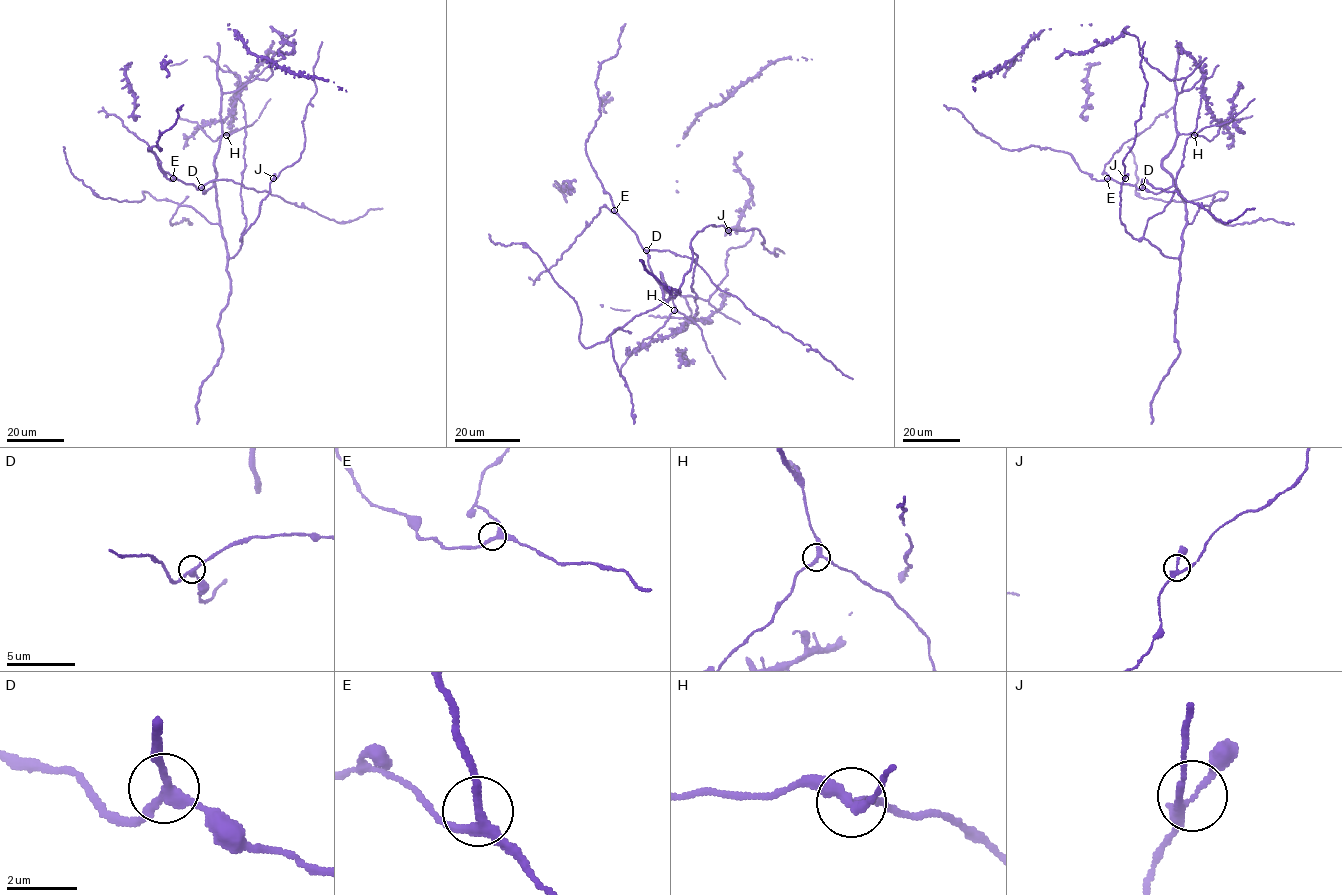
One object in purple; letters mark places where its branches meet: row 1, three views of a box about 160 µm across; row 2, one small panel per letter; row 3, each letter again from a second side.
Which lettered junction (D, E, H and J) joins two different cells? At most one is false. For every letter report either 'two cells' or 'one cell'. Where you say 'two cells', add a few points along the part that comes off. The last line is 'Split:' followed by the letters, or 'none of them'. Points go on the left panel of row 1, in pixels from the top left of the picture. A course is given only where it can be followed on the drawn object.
D: one cell
E: one cell
H: one cell
J: one cell
Split: none of them

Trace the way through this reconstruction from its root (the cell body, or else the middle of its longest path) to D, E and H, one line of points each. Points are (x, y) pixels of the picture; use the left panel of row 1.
D: (219, 149), (214, 161), (214, 184), (205, 193), (201, 187)
E: (219, 149), (214, 161), (214, 184), (205, 193), (202, 188), (173, 178)
H: (219, 149), (220, 137), (226, 134)

